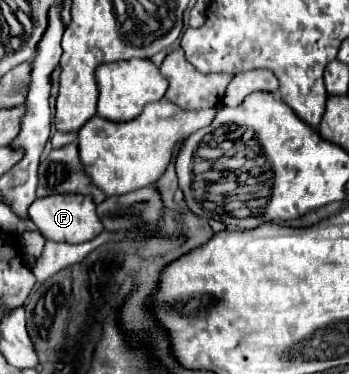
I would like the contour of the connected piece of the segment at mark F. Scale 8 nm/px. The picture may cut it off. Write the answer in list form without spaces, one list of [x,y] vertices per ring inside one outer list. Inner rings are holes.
[[[51,195],[51,197],[39,197],[29,207],[29,217],[37,225],[37,229],[53,239],[53,241],[65,241],[65,243],[85,243],[95,239],[101,231],[101,219],[97,217],[97,205],[89,195]]]

